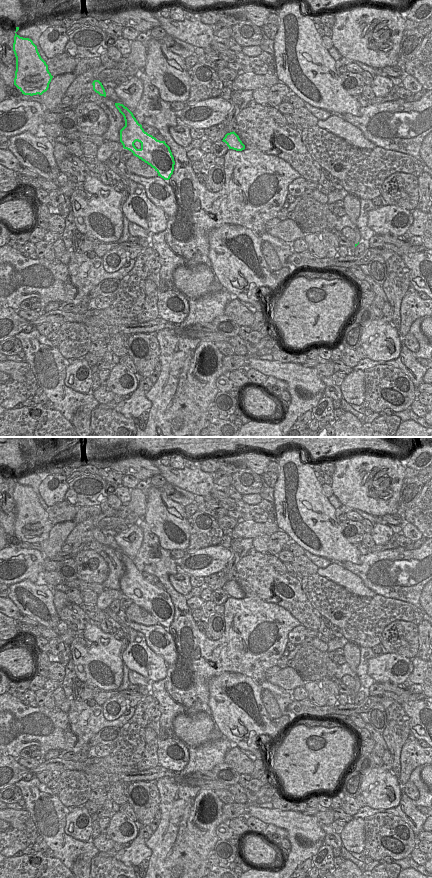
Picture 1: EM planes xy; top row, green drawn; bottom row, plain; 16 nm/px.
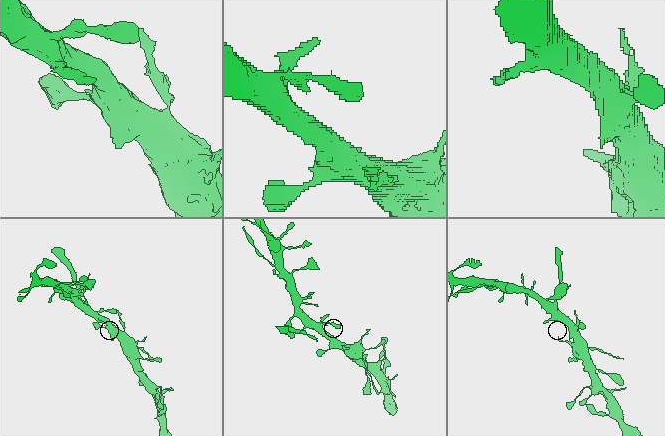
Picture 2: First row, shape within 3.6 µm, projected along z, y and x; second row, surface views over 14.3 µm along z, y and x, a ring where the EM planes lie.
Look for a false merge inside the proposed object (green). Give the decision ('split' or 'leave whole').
split

